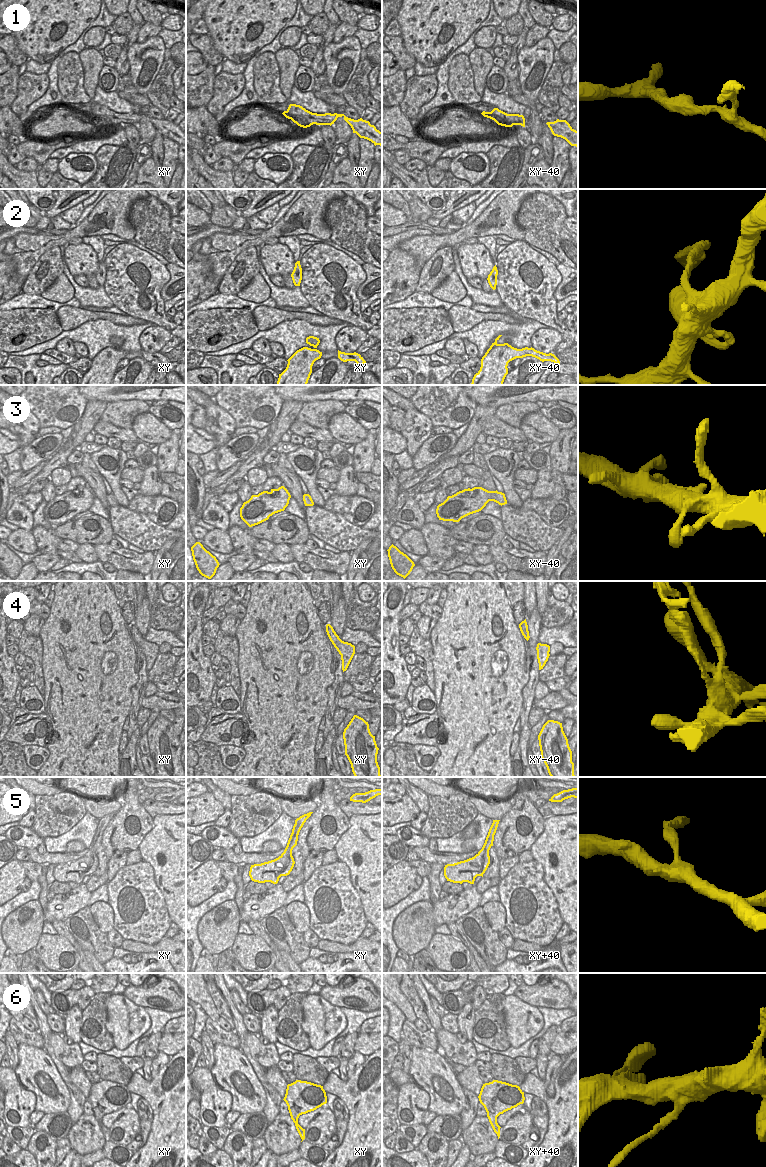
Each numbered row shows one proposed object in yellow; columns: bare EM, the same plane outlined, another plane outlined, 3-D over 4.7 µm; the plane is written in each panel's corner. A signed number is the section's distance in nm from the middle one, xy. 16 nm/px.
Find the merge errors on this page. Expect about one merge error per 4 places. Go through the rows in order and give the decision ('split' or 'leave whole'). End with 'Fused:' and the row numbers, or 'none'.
1: leave whole
2: leave whole
3: leave whole
4: split
5: leave whole
6: split
Fused: 4, 6

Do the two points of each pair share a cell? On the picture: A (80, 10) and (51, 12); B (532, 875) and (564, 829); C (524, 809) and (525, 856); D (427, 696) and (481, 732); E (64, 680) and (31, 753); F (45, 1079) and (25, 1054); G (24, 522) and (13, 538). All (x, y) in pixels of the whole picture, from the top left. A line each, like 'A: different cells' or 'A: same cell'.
A: same cell
B: different cells
C: different cells
D: different cells
E: different cells
F: same cell
G: different cells

